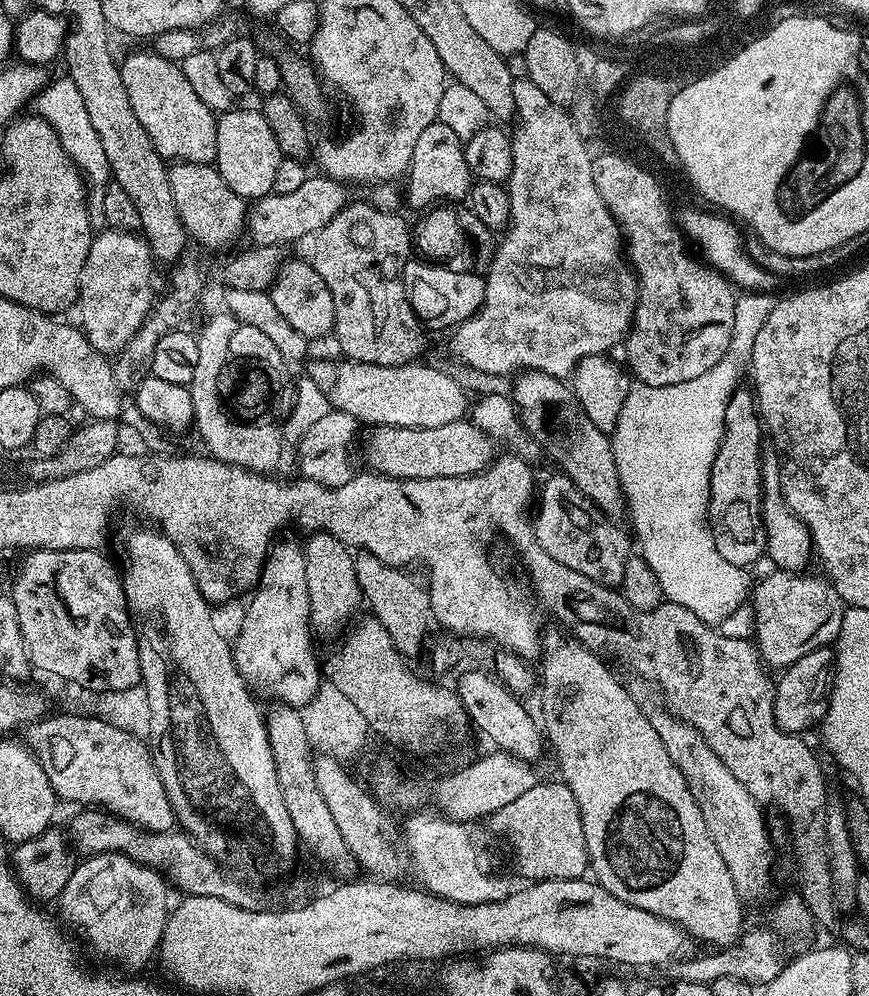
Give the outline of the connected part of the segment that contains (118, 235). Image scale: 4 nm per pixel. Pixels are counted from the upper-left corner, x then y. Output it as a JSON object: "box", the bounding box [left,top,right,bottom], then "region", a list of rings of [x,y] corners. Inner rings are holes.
{"box":[78,231,154,354],"region":[[[97,231],[93,235],[92,245],[86,254],[86,266],[82,270],[80,279],[80,299],[78,301],[80,320],[78,319],[78,324],[84,335],[88,337],[90,346],[94,346],[94,350],[105,354],[115,354],[122,351],[126,344],[134,338],[134,334],[148,319],[154,307],[154,296],[152,300],[154,257],[143,235],[136,232],[103,231]]]}

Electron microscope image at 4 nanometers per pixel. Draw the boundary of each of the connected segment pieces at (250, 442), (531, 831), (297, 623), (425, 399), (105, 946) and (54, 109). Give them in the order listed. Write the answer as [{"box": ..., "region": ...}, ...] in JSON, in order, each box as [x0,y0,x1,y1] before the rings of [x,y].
[{"box":[187,312,286,474],"region":[[[221,312],[214,315],[203,326],[201,332],[197,333],[198,361],[191,382],[187,385],[191,405],[194,406],[193,429],[204,439],[205,451],[212,459],[234,465],[236,468],[244,468],[249,472],[266,474],[282,456],[282,448],[286,443],[283,427],[276,422],[268,422],[261,427],[229,423],[222,415],[222,408],[218,404],[224,369],[229,363],[230,339],[237,323],[232,315]]]},{"box":[488,782,589,881],"region":[[[563,782],[556,784],[537,784],[526,793],[521,794],[513,802],[503,806],[488,818],[490,828],[506,840],[514,854],[514,862],[525,881],[537,880],[578,880],[589,871],[588,851],[586,850],[586,834],[582,834],[582,814],[578,810],[578,802],[574,802],[574,794],[570,786]]]},{"box":[232,540,322,710],"region":[[[282,540],[271,545],[270,555],[259,573],[258,587],[244,612],[236,640],[234,636],[232,657],[249,688],[300,710],[319,690],[322,664],[312,649],[304,549],[292,540]]]},{"box":[306,360,470,428],"region":[[[316,360],[306,368],[306,375],[318,384],[319,390],[322,390],[335,411],[350,414],[361,425],[433,428],[463,420],[469,411],[470,399],[464,393],[463,386],[450,373],[431,368],[425,362],[398,366],[343,363]]]},{"box":[58,852,170,970],"region":[[[117,852],[98,854],[81,859],[74,874],[70,874],[70,882],[66,882],[58,898],[61,916],[59,919],[69,929],[76,928],[75,935],[81,941],[84,939],[98,955],[105,956],[112,964],[121,964],[124,967],[121,969],[132,970],[128,968],[140,968],[151,956],[153,959],[157,955],[170,911],[168,892],[170,893],[170,888],[165,877],[154,869],[146,868],[131,860],[129,856]]]},{"box":[34,78,110,201],"region":[[[67,78],[53,79],[36,97],[34,112],[56,131],[66,154],[76,163],[76,168],[84,177],[89,201],[99,201],[110,183],[106,150],[102,150],[102,142],[98,142],[98,134],[94,134],[94,126],[90,126],[90,117],[86,115],[86,106],[82,103],[82,94],[78,94],[78,86]]]}]

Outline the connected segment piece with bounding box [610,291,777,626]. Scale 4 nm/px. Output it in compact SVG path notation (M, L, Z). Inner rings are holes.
M745 291L737 295L734 302L734 326L732 344L724 357L710 370L698 374L698 378L690 378L690 382L674 382L674 386L650 386L637 383L632 386L622 406L617 426L610 433L614 466L616 467L627 519L632 519L631 531L634 540L640 543L638 554L654 570L658 578L658 586L662 586L665 601L669 604L686 606L690 614L698 614L702 622L719 626L724 619L734 614L749 599L754 580L748 577L748 568L734 566L734 562L726 562L722 554L718 554L718 546L714 546L712 525L708 522L708 499L710 498L710 470L714 466L714 458L718 454L718 446L722 443L724 423L726 422L726 406L736 391L746 365L751 361L754 350L754 338L758 338L758 330L762 330L766 318L770 318L770 310L774 310L777 297L767 292Z

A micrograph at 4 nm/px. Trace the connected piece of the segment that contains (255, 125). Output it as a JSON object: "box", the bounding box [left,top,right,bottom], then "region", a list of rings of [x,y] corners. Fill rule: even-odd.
{"box":[214,106,282,202],"region":[[[234,106],[229,112],[219,113],[216,117],[216,137],[218,150],[214,167],[222,176],[222,182],[226,182],[235,194],[247,202],[273,195],[274,177],[278,175],[282,157],[263,111]]]}

